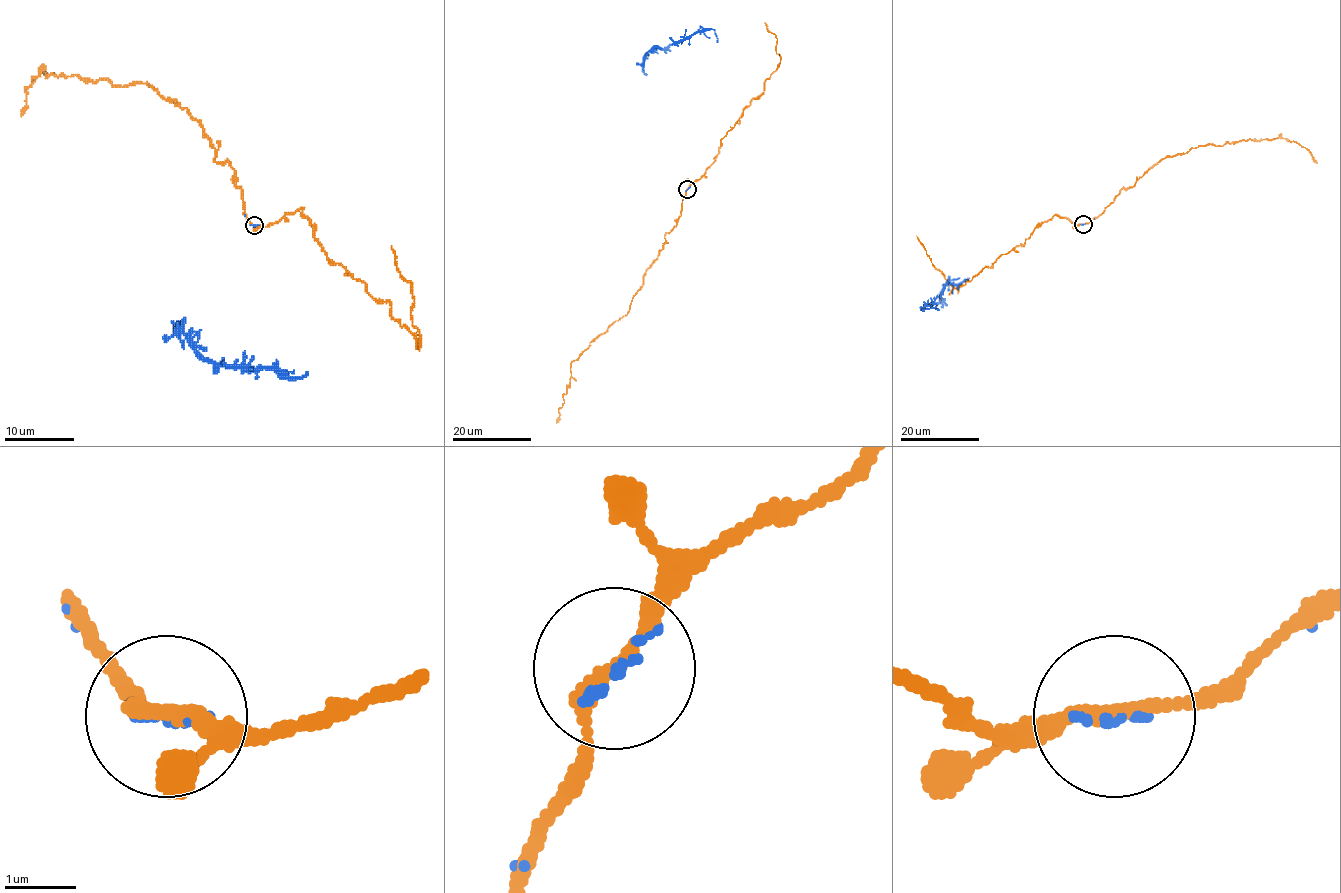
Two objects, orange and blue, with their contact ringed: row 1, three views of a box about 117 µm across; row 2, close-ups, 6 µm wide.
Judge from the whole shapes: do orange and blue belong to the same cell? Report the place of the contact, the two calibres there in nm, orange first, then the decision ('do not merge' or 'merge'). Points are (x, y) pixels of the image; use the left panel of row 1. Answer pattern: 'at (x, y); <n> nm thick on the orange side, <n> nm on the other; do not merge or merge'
at (254, 225); 200 nm thick on the orange side, 110 nm on the other; merge

